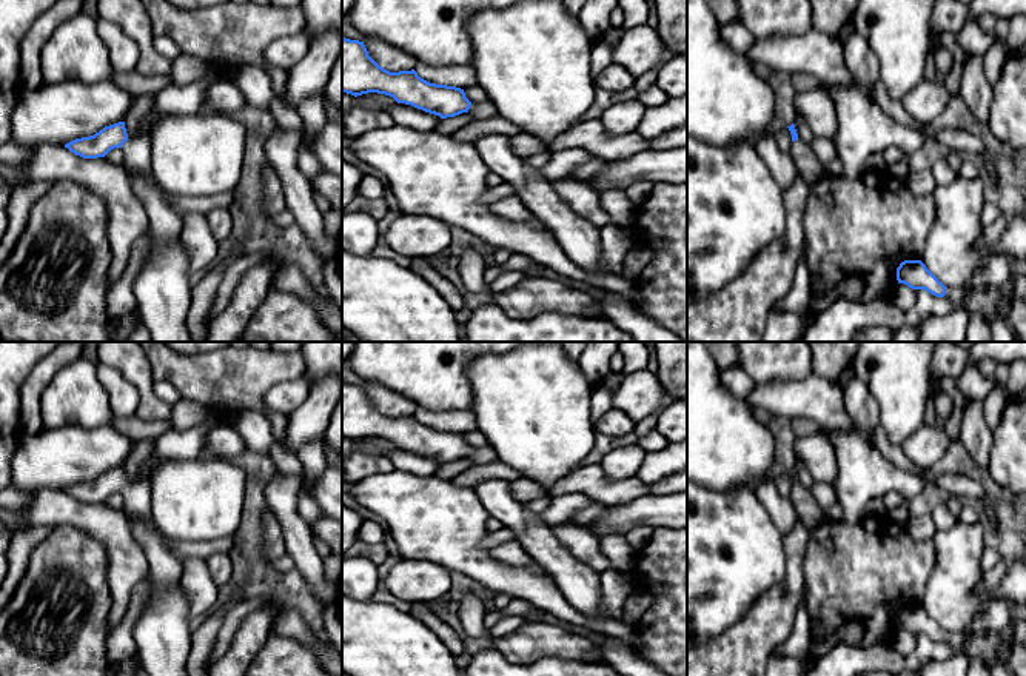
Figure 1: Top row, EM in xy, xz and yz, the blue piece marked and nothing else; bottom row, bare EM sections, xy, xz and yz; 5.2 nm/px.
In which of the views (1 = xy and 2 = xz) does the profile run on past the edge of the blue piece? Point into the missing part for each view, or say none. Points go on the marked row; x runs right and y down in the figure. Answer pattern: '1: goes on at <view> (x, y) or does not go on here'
1: goes on at xy (136, 151)
2: goes on at xz (479, 110)

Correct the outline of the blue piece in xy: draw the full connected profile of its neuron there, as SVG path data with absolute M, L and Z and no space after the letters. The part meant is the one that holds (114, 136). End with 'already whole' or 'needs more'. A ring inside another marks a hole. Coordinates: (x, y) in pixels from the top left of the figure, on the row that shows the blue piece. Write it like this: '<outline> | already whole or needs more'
M125 122L105 126L89 137L75 139L65 145L71 152L83 159L105 157L111 149L120 148L123 152L125 171L136 169L151 176L151 142L149 134L129 137Z | needs more

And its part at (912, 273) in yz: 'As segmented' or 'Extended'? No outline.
As segmented

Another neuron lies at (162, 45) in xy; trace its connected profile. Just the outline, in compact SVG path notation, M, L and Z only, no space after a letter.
M154 37L153 46L157 54L173 62L179 57L179 48L166 37Z

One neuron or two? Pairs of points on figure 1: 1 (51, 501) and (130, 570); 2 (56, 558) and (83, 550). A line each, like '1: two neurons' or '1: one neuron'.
1: one neuron
2: one neuron

